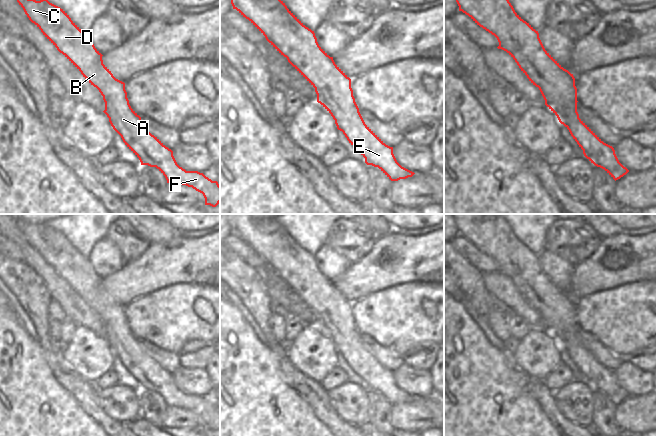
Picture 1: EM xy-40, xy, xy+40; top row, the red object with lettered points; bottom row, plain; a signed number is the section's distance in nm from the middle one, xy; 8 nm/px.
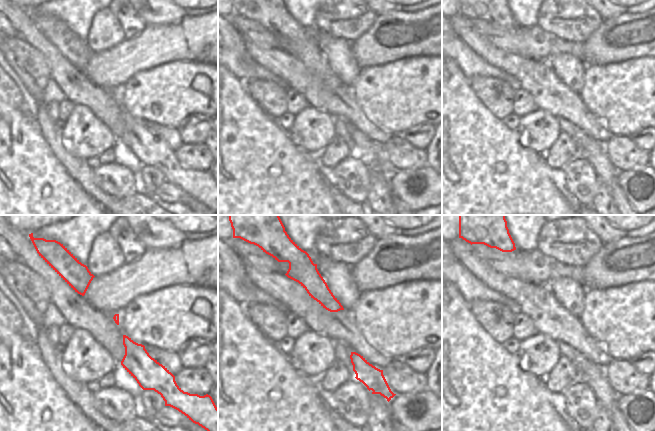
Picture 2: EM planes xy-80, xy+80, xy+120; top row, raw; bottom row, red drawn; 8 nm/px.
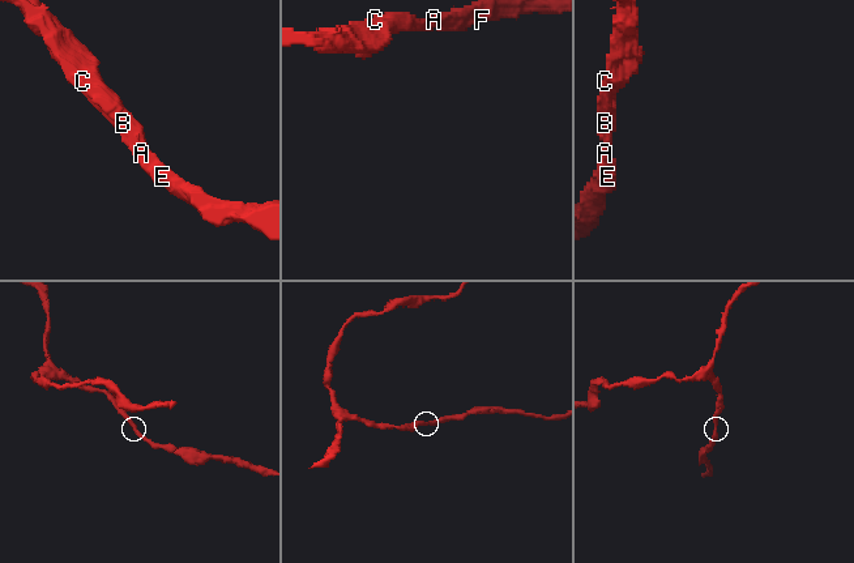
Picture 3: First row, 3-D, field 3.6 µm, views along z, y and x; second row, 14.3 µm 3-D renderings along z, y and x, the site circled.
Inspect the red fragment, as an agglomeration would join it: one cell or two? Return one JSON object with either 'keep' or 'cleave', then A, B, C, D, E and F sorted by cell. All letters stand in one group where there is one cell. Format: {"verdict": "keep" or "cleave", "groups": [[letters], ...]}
{"verdict": "keep", "groups": [["A", "B", "C", "D", "E", "F"]]}

